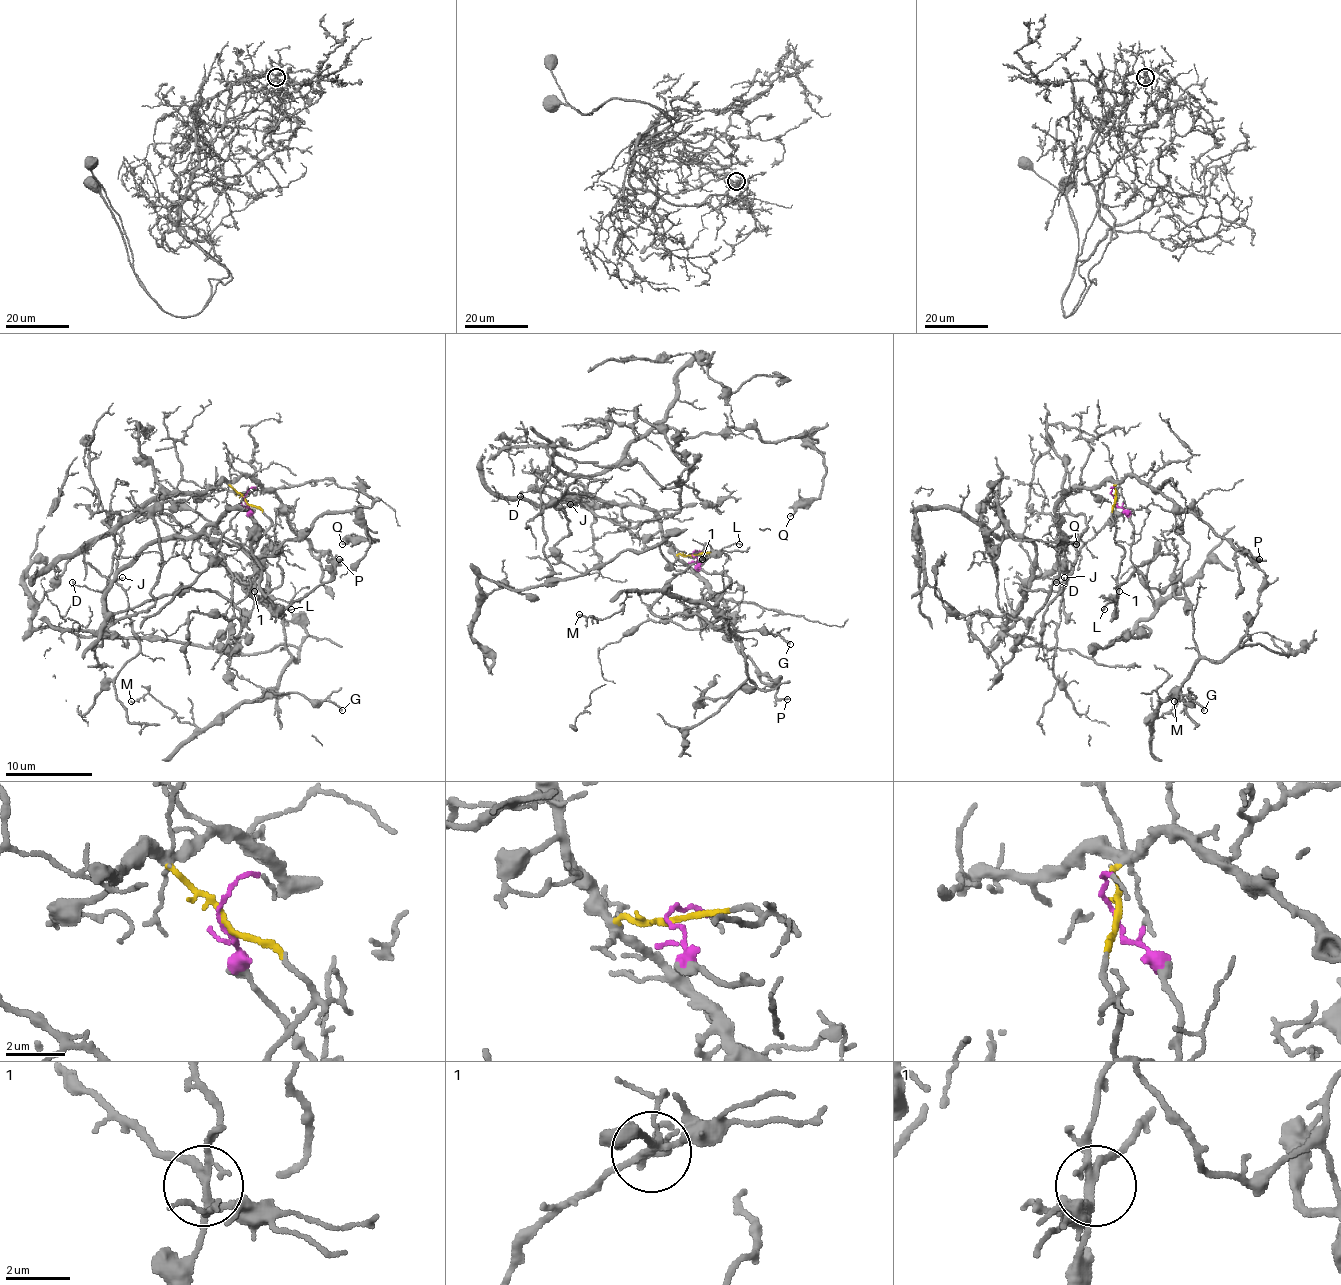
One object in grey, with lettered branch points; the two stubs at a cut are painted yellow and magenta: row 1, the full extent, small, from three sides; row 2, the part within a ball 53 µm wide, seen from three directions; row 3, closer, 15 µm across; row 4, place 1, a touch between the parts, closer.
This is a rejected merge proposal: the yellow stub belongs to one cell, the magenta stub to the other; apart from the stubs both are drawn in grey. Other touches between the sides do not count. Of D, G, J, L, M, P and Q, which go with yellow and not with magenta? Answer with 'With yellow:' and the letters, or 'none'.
With yellow: D, J, P, Q

